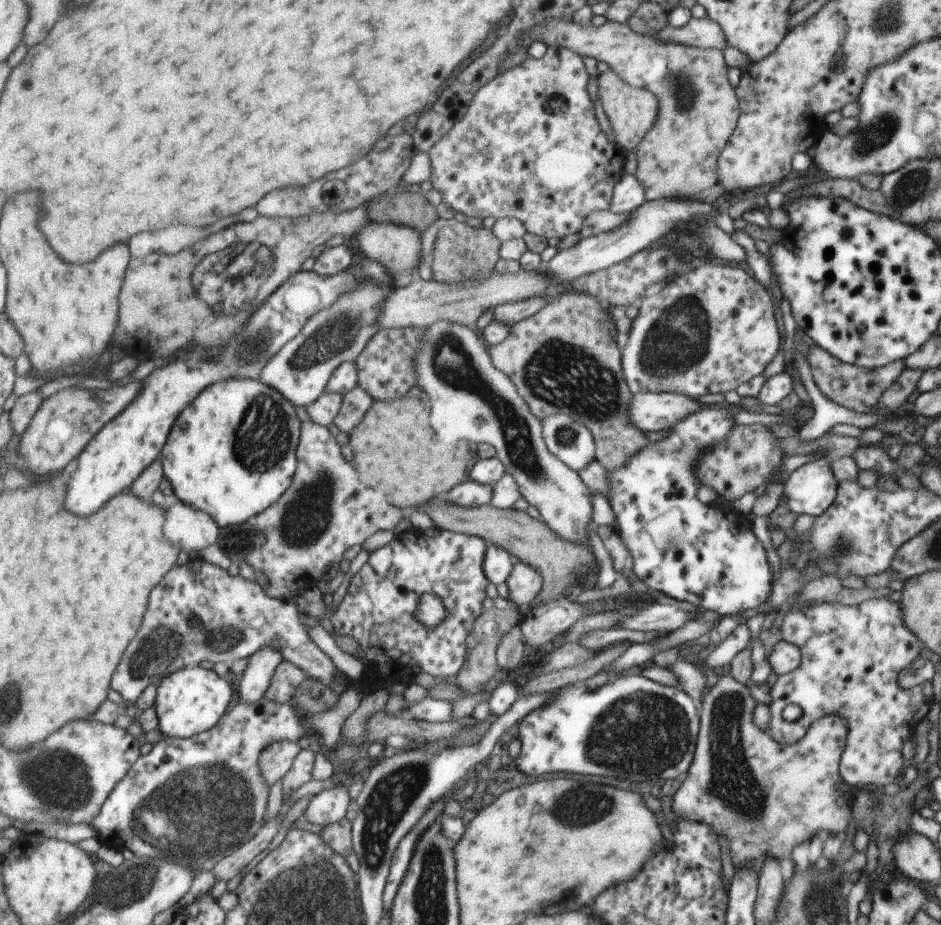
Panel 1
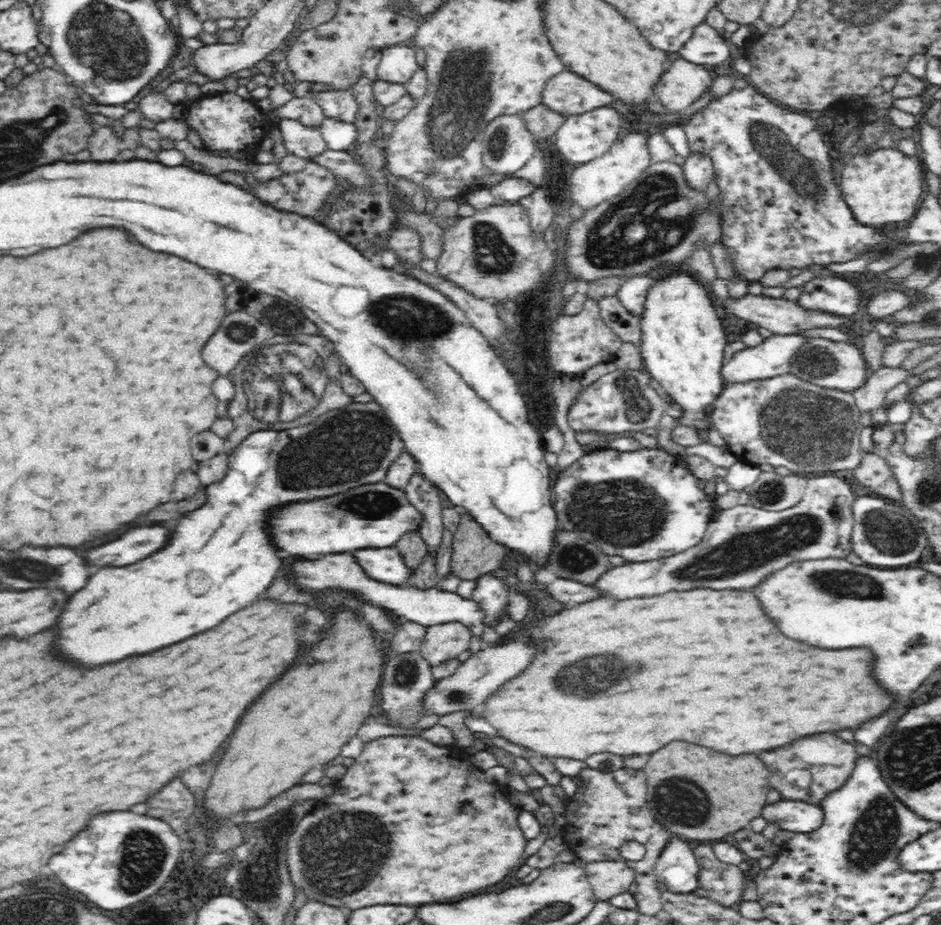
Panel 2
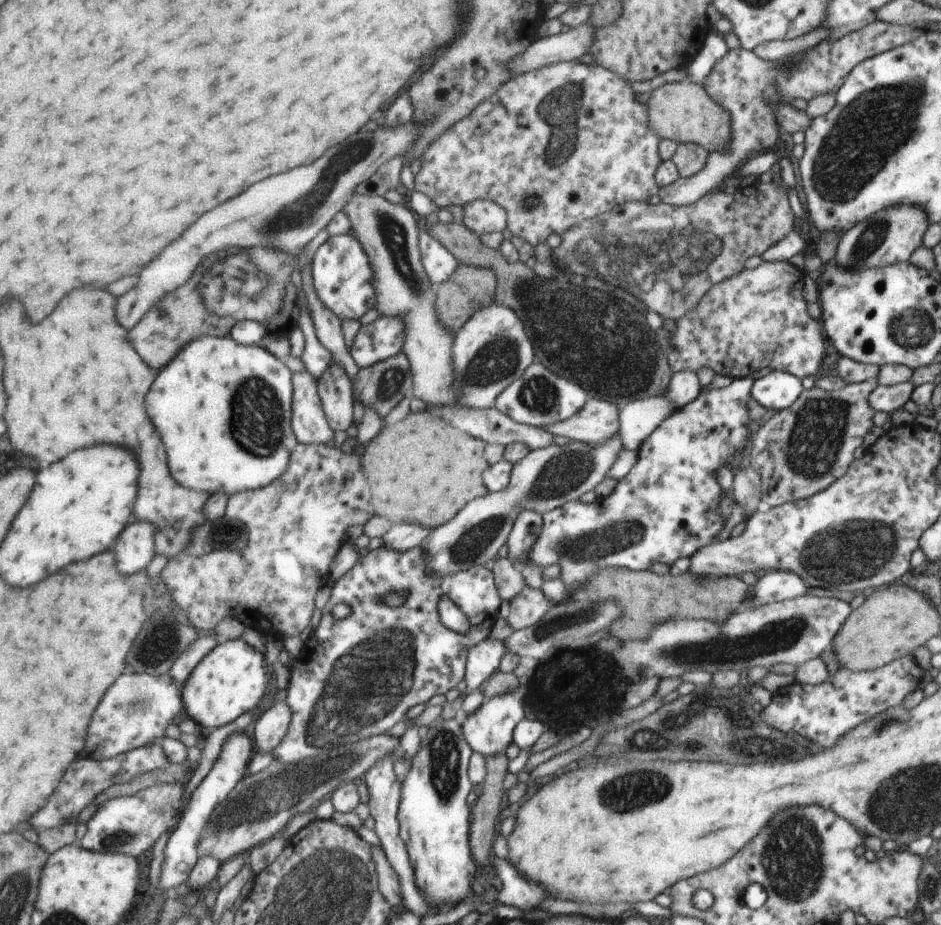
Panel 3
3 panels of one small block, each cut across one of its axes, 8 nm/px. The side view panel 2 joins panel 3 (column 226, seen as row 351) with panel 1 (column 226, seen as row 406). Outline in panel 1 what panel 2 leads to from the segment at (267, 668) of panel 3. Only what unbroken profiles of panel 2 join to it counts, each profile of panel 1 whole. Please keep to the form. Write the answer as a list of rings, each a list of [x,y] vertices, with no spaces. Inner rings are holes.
[[[202,666],[183,668],[171,674],[170,677],[166,677],[164,682],[158,686],[156,706],[160,716],[159,729],[166,737],[185,739],[209,731],[218,725],[222,718],[227,716],[226,712],[230,710],[230,704],[234,702],[234,688],[232,688],[232,684],[228,680],[220,678],[220,674],[215,672],[214,669],[206,670]]]

